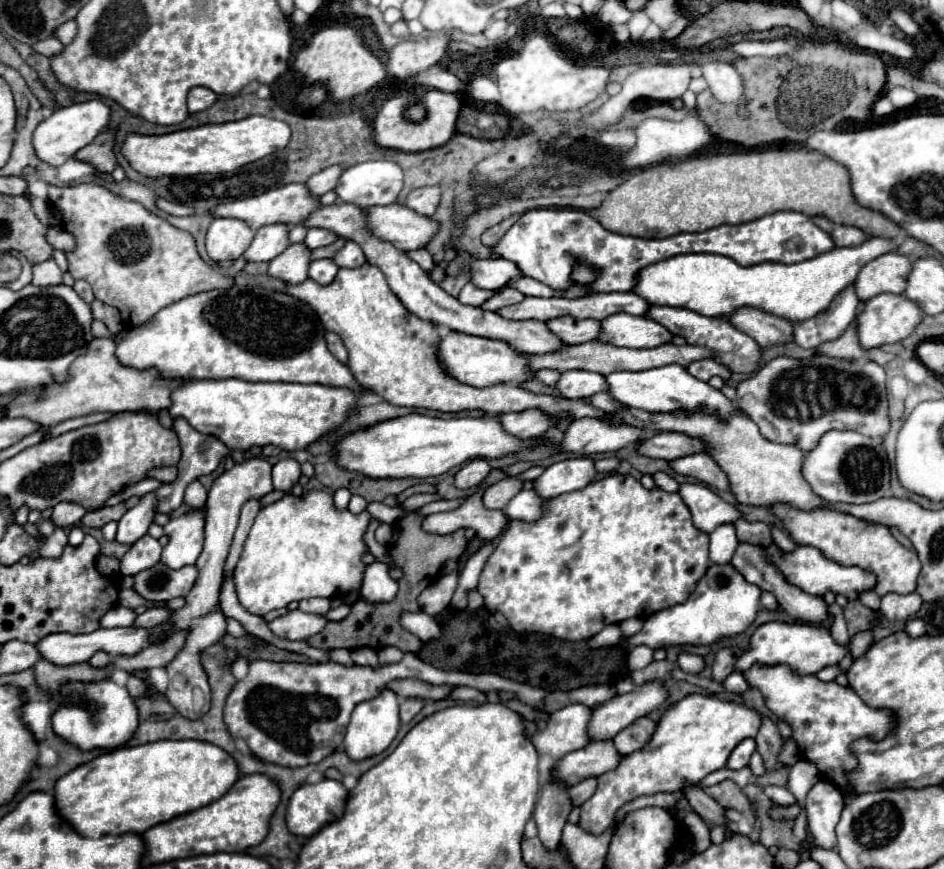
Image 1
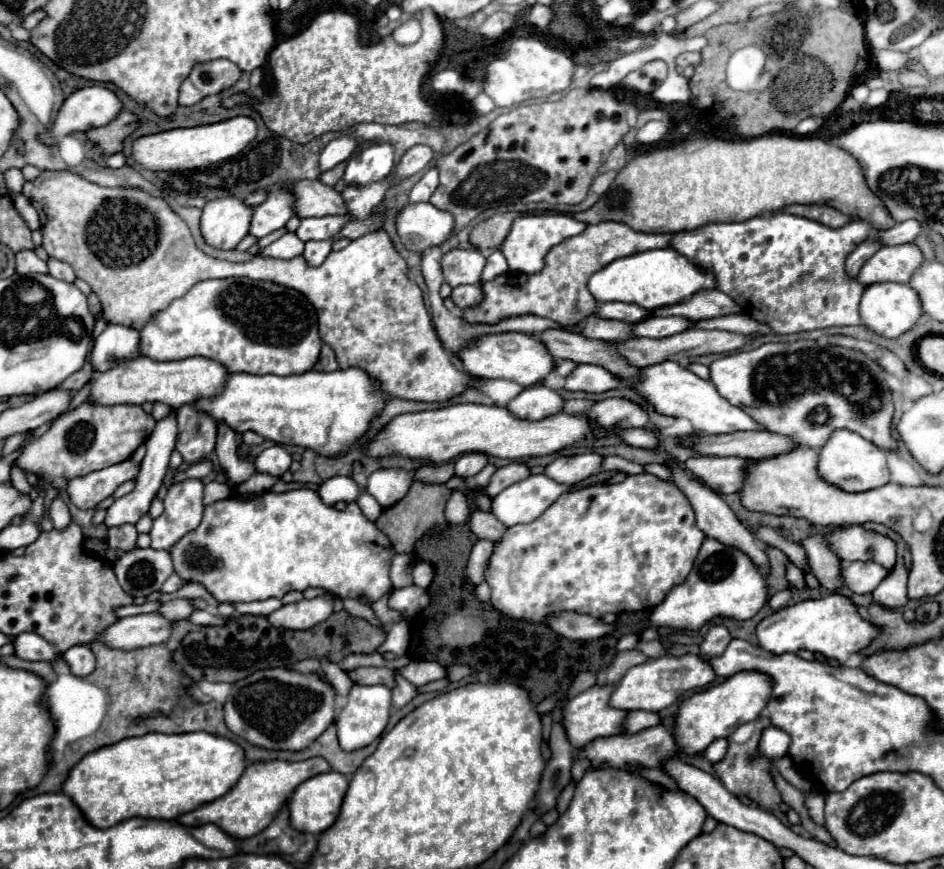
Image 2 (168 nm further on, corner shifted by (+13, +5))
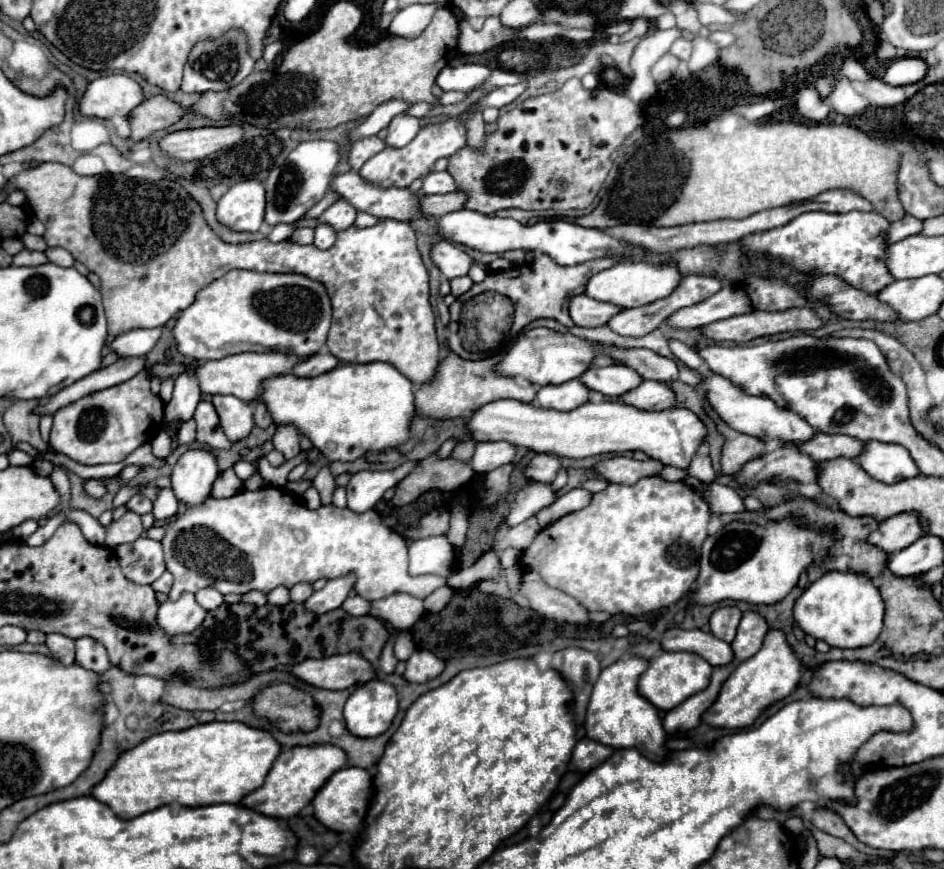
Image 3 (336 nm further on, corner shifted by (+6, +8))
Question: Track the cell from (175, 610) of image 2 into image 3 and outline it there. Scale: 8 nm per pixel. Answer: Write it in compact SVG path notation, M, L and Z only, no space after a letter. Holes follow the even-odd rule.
M203 588L199 592L195 592L195 600L199 602L199 606L203 606L205 610L215 610L223 604L223 594L219 594L215 588Z

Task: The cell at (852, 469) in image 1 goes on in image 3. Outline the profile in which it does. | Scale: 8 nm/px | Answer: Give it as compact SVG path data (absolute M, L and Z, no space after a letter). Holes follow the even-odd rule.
M867 440L867 442L863 442L863 450L855 458L855 462L871 478L875 478L883 484L895 484L899 480L913 478L919 474L919 468L911 460L911 454L899 444Z

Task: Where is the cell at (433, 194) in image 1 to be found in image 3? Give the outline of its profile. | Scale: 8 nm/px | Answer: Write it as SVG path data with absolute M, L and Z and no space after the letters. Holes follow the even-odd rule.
M431 172L423 182L423 194L455 192L455 182L449 172Z

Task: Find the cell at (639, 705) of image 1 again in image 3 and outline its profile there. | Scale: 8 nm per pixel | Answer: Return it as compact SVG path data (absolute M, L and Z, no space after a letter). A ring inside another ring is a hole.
M661 652L657 658L649 660L647 670L639 678L637 690L657 710L669 712L671 708L679 706L681 702L685 702L693 694L707 688L707 684L711 680L711 672L713 672L711 664L707 664L707 660L703 660L701 656L697 656L693 652Z

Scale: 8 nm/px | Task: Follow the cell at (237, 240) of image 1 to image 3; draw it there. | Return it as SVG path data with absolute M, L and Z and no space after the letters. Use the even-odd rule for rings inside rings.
M259 180L233 184L217 202L217 220L233 232L257 232L265 214L265 188Z

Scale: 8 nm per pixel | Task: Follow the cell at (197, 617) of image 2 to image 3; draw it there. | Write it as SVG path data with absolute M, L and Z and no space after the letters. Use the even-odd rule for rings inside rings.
M183 594L175 602L163 602L157 610L155 624L159 630L163 630L167 636L179 636L189 634L195 628L201 626L207 612L203 614L203 608L195 604L193 594Z

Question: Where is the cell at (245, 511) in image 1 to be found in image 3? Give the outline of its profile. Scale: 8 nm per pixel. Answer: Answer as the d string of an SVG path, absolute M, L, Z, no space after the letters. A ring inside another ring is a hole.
M301 452L295 460L289 460L289 462L285 462L285 464L281 464L281 466L271 466L271 464L265 460L265 456L261 456L261 460L259 460L259 474L261 474L261 478L265 480L267 486L283 488L283 486L287 484L287 476L289 476L289 472L293 470L293 466L297 466L297 464L301 464L301 462L305 462L305 452Z

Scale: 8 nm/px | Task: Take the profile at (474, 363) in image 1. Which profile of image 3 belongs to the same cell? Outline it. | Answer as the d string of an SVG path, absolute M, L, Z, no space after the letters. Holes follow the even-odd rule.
M531 328L519 334L519 338L503 350L503 358L493 366L493 372L497 376L511 376L511 378L523 376L535 386L563 384L567 380L579 378L589 368L595 352L597 344L591 344L573 334L561 334L549 328Z

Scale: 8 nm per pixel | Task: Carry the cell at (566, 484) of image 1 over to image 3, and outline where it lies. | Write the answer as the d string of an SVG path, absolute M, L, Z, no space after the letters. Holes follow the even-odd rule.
M613 456L613 458L597 462L591 468L591 472L601 474L607 482L635 484L635 480L639 480L643 476L655 476L661 468L663 468L663 464L659 464L659 460L639 462L639 460L625 458L625 456Z

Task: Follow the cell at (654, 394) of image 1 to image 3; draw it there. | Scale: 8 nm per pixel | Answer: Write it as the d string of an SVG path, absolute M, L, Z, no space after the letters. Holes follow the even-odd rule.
M703 374L699 386L705 390L705 398L709 406L717 412L717 416L737 432L743 432L761 440L775 438L779 442L791 442L791 444L805 442L815 434L815 428L811 428L801 416L795 416L795 412L787 412L785 408L775 406L775 402L767 400L765 396L747 396L743 394L741 388L735 388L723 376Z

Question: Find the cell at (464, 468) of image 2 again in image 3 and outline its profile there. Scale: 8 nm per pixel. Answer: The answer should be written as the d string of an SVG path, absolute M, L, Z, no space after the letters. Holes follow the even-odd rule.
M479 442L475 446L473 458L471 458L471 468L475 474L487 474L503 464L509 464L515 456L515 446L507 442Z

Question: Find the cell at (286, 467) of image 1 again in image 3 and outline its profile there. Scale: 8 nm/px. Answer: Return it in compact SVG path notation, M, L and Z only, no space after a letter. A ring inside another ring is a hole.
M279 426L275 436L273 436L273 446L277 452L281 452L287 460L295 458L301 448L299 448L299 434L291 426Z

